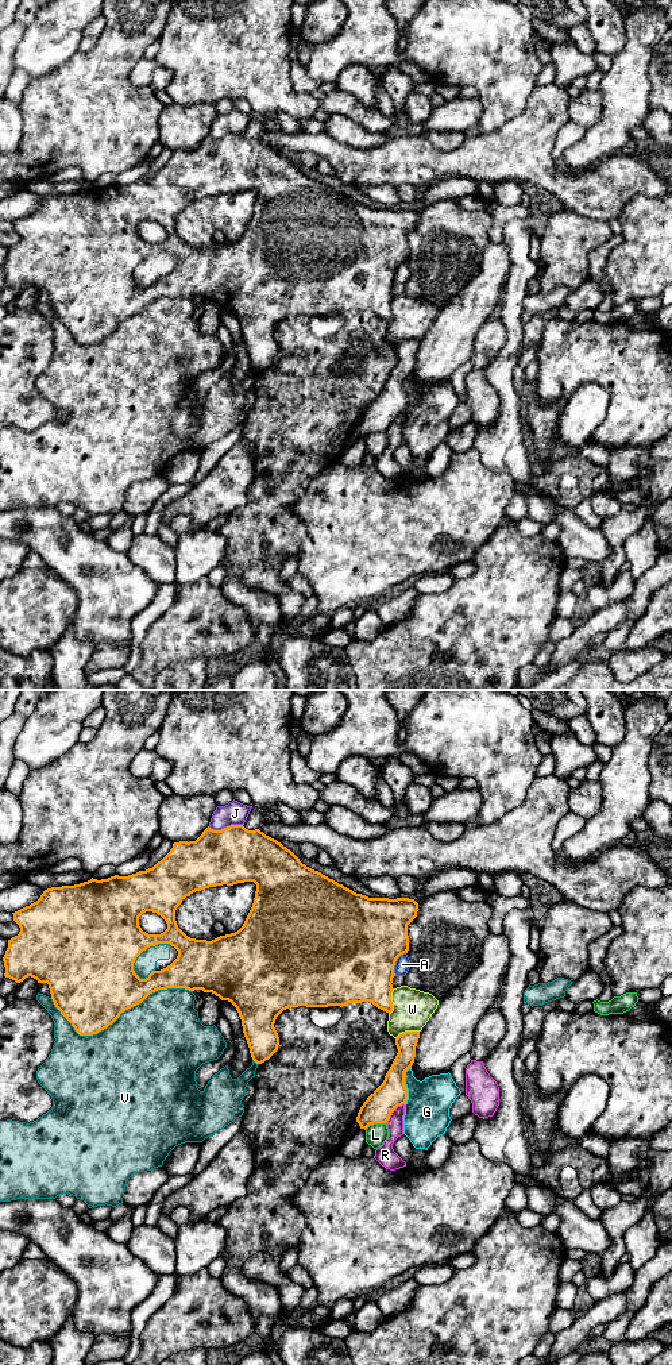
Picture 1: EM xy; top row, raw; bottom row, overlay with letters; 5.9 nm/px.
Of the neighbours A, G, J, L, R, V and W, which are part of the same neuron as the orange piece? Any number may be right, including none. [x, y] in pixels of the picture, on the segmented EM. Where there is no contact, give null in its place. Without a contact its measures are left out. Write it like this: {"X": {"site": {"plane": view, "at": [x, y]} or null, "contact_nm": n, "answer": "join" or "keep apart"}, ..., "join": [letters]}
{"A": {"site": {"plane": "xy", "at": [394, 963]}, "contact_nm": 160, "answer": "keep apart"}, "G": {"site": {"plane": "xy", "at": [405, 1086]}, "contact_nm": 240, "answer": "keep apart"}, "J": {"site": {"plane": "xy", "at": [224, 828]}, "contact_nm": 200, "answer": "keep apart"}, "L": {"site": {"plane": "xy", "at": [375, 1122]}, "contact_nm": 140, "answer": "keep apart"}, "R": {"site": {"plane": "xy", "at": [393, 1110]}, "contact_nm": 160, "answer": "keep apart"}, "V": {"site": {"plane": "xy", "at": [118, 1017]}, "contact_nm": 850, "answer": "keep apart"}, "W": {"site": {"plane": "xy", "at": [390, 1001]}, "contact_nm": 160, "answer": "keep apart"}, "join": []}

